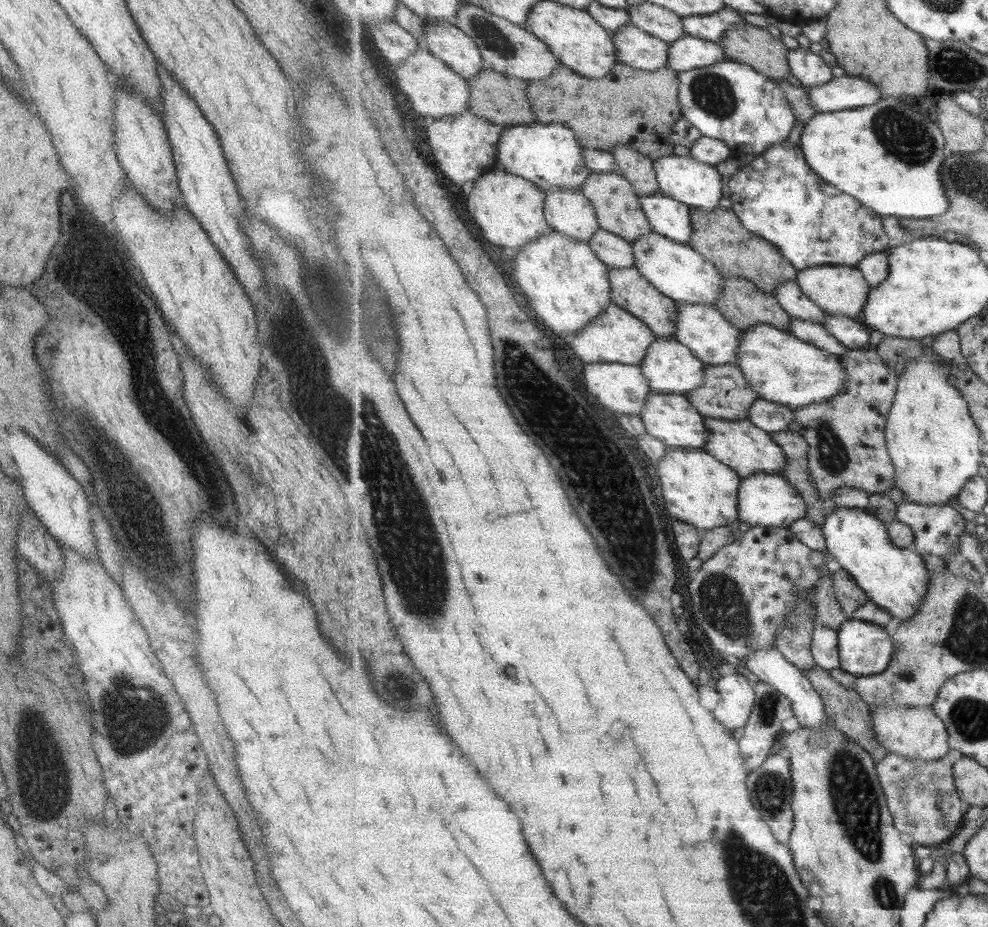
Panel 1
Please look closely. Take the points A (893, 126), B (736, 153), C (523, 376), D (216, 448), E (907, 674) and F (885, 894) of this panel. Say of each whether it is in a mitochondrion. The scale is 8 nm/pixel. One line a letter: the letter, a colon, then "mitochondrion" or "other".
A: mitochondrion
B: other
C: mitochondrion
D: mitochondrion
E: mitochondrion
F: mitochondrion

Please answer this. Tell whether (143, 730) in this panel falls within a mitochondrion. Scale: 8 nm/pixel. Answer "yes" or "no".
yes

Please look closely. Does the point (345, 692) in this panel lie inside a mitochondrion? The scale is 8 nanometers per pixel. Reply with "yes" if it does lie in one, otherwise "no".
no

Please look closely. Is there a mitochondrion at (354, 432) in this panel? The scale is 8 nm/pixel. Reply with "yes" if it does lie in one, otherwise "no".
yes

